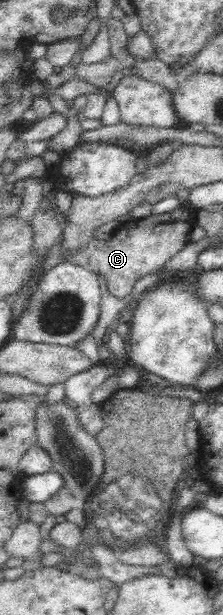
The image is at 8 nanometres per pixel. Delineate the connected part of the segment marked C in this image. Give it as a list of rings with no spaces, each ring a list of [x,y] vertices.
[[[186,203],[165,214],[152,213],[141,219],[131,218],[128,222],[121,223],[109,238],[94,238],[85,249],[70,253],[67,262],[89,269],[95,274],[102,274],[111,296],[118,300],[125,298],[131,294],[139,278],[164,269],[164,265],[190,243],[190,230],[195,225],[194,214],[197,210],[199,208]]]

